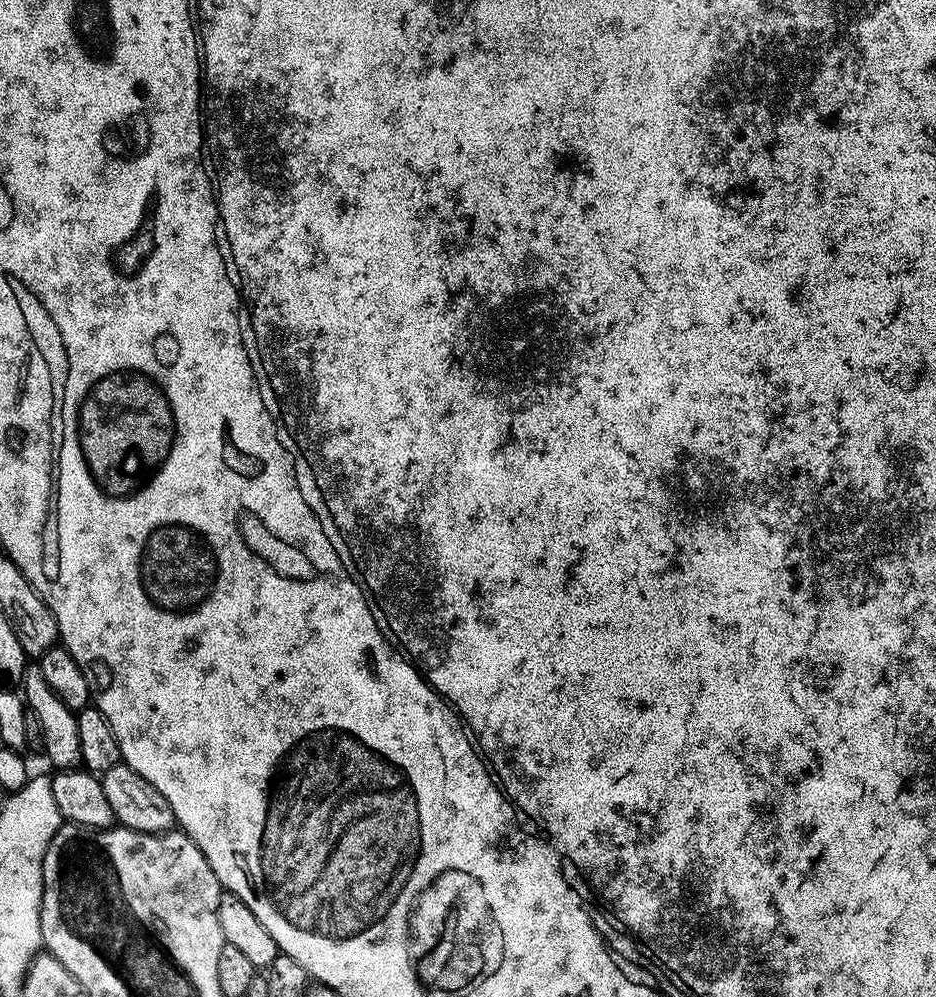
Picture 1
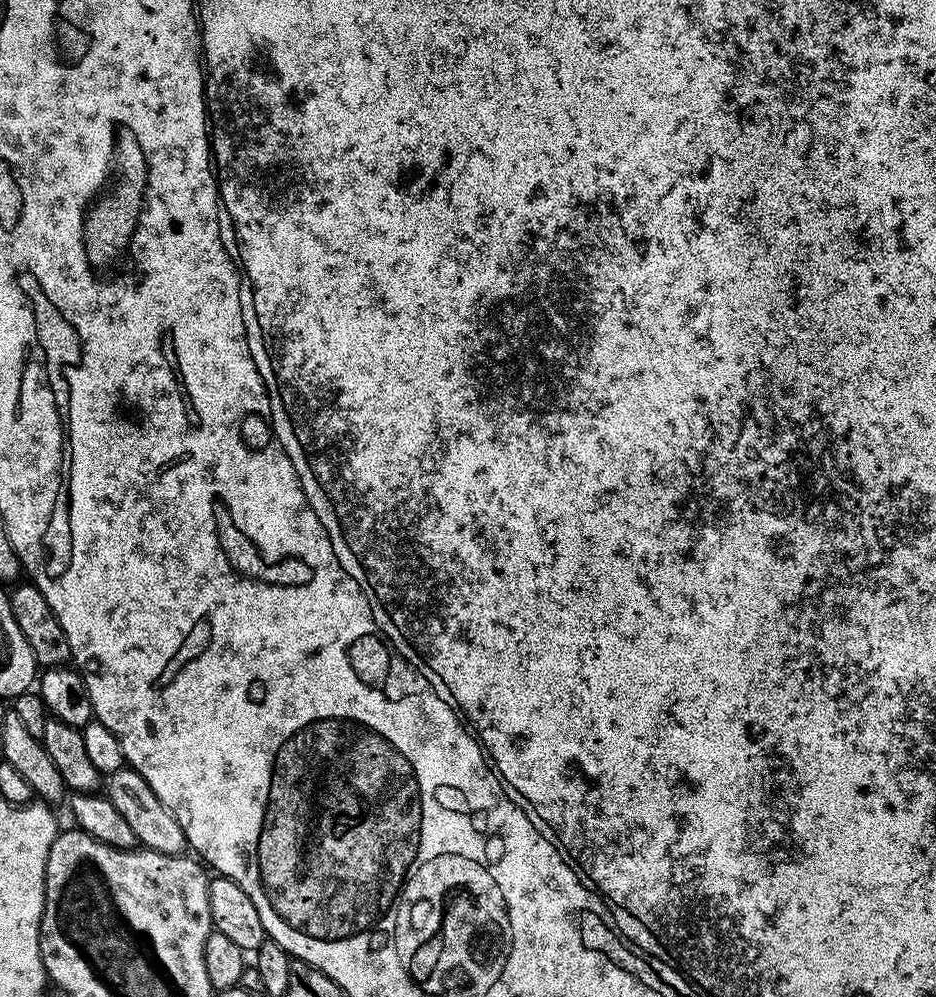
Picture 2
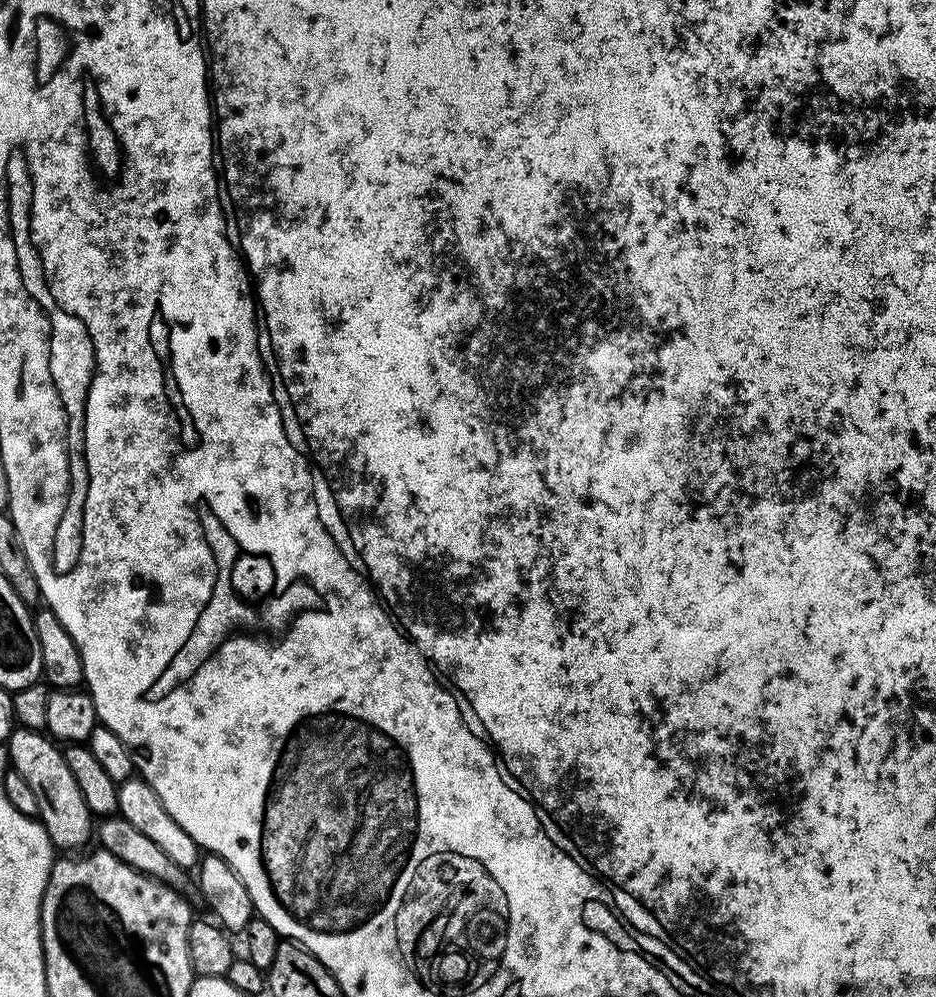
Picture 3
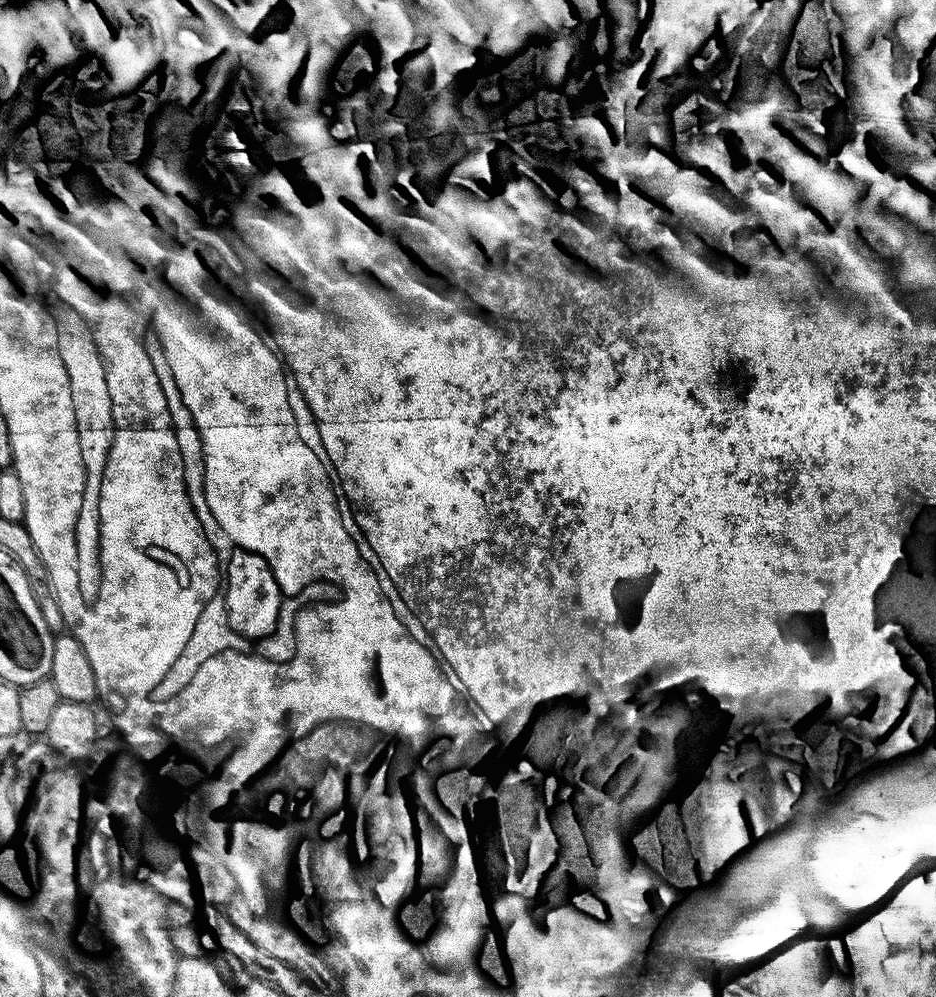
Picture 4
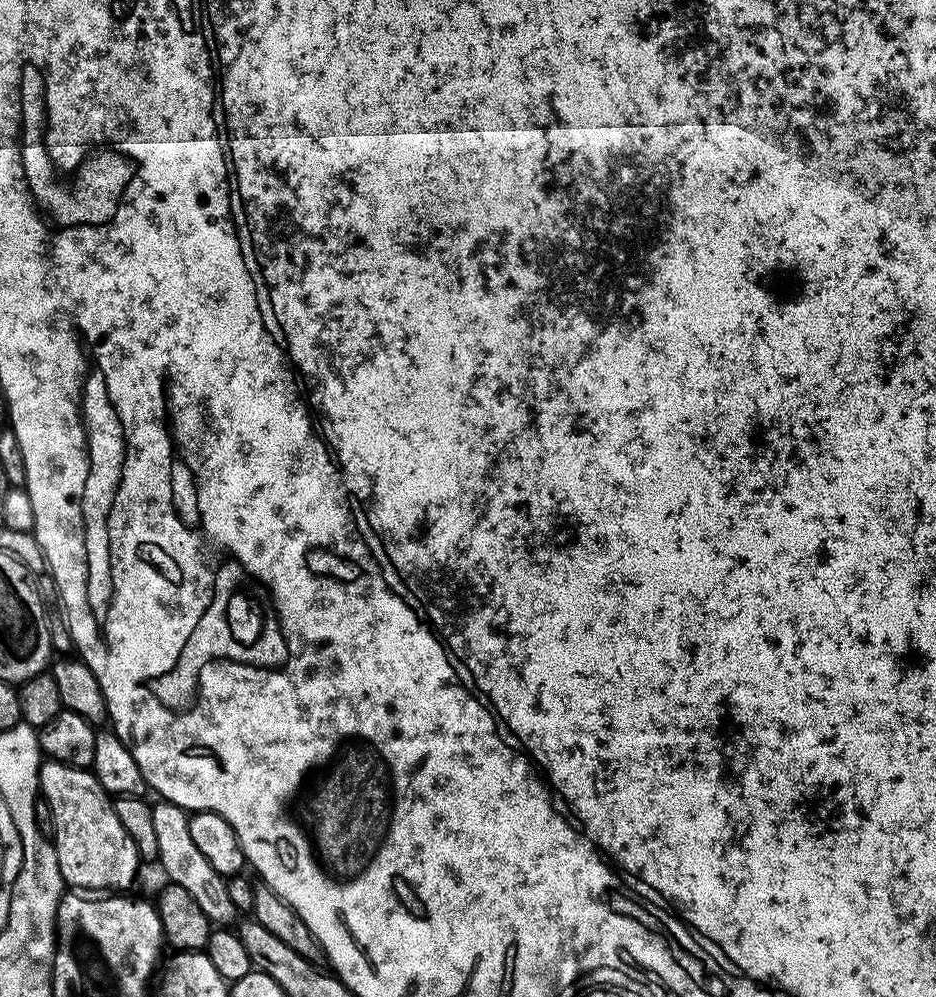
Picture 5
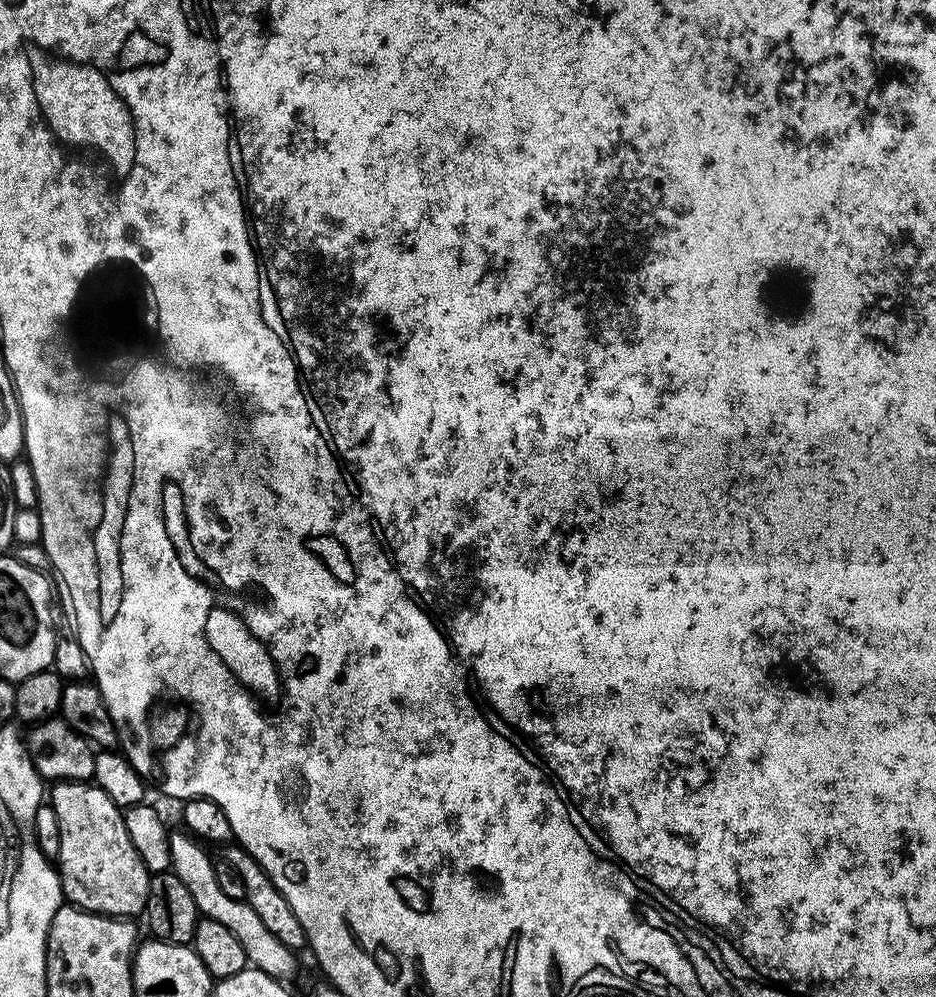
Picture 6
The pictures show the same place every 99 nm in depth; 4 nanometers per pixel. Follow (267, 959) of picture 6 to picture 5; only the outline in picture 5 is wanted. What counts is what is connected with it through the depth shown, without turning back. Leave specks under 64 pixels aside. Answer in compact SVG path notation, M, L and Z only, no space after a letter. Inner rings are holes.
M168 800L153 803L151 809L156 835L156 856L164 867L165 874L168 875L167 879L173 884L182 886L182 890L186 890L186 894L190 894L190 898L198 902L202 914L206 914L206 918L213 925L231 925L231 920L238 916L238 910L234 902L230 902L225 877L220 876L218 870L214 870L210 862L206 862L198 846L194 846L194 838L190 838L188 829L189 813Z

